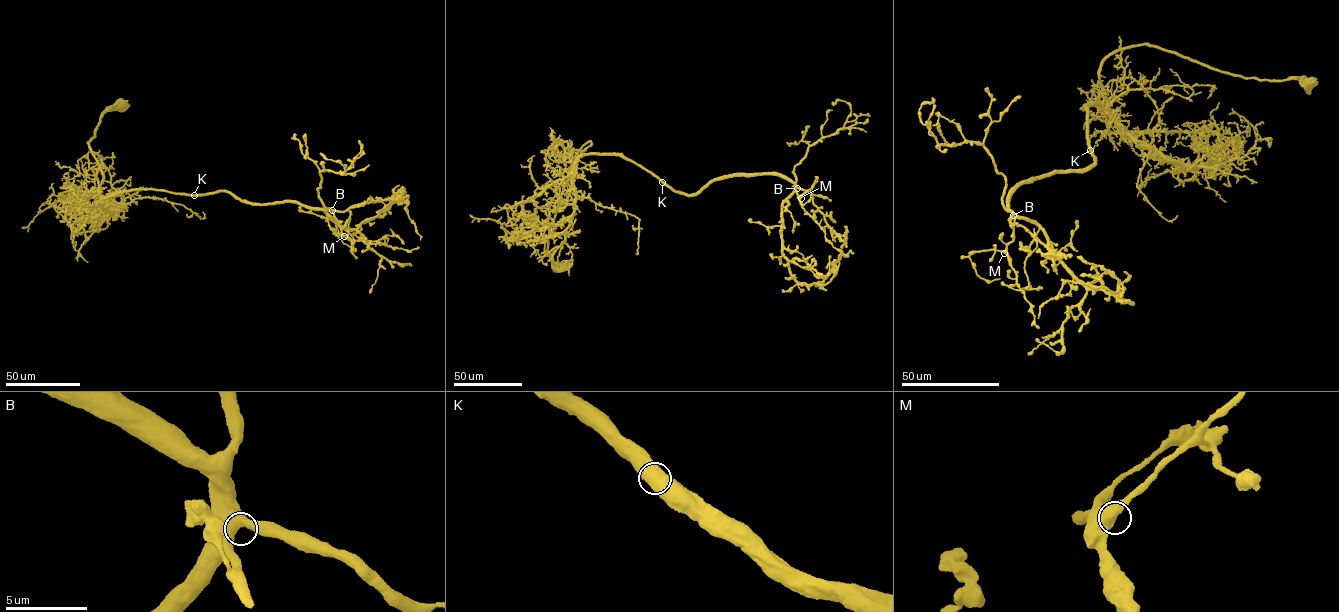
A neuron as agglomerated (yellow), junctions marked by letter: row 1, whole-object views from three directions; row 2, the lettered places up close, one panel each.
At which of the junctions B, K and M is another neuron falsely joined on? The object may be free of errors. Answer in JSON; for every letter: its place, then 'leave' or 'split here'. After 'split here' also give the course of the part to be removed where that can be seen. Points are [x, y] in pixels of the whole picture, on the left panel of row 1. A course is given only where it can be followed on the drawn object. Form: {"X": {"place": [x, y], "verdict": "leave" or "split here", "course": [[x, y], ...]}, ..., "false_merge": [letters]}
{"B": {"place": [332, 210], "verdict": "leave"}, "K": {"place": [194, 195], "verdict": "leave"}, "M": {"place": [344, 236], "verdict": "leave"}, "false_merge": []}

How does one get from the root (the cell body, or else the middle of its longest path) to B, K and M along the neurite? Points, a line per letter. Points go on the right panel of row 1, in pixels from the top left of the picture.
B: (1309, 83), (1120, 48), (1101, 63), (1103, 102), (1085, 111), (1094, 162), (1021, 182), (1006, 201), (1013, 215)
K: (1309, 83), (1246, 78), (1146, 44), (1122, 47), (1101, 63), (1103, 102), (1085, 111), (1090, 149)
M: (1309, 83), (1146, 44), (1118, 49), (1101, 63), (1103, 102), (1085, 111), (1094, 162), (1017, 186), (1004, 253)

